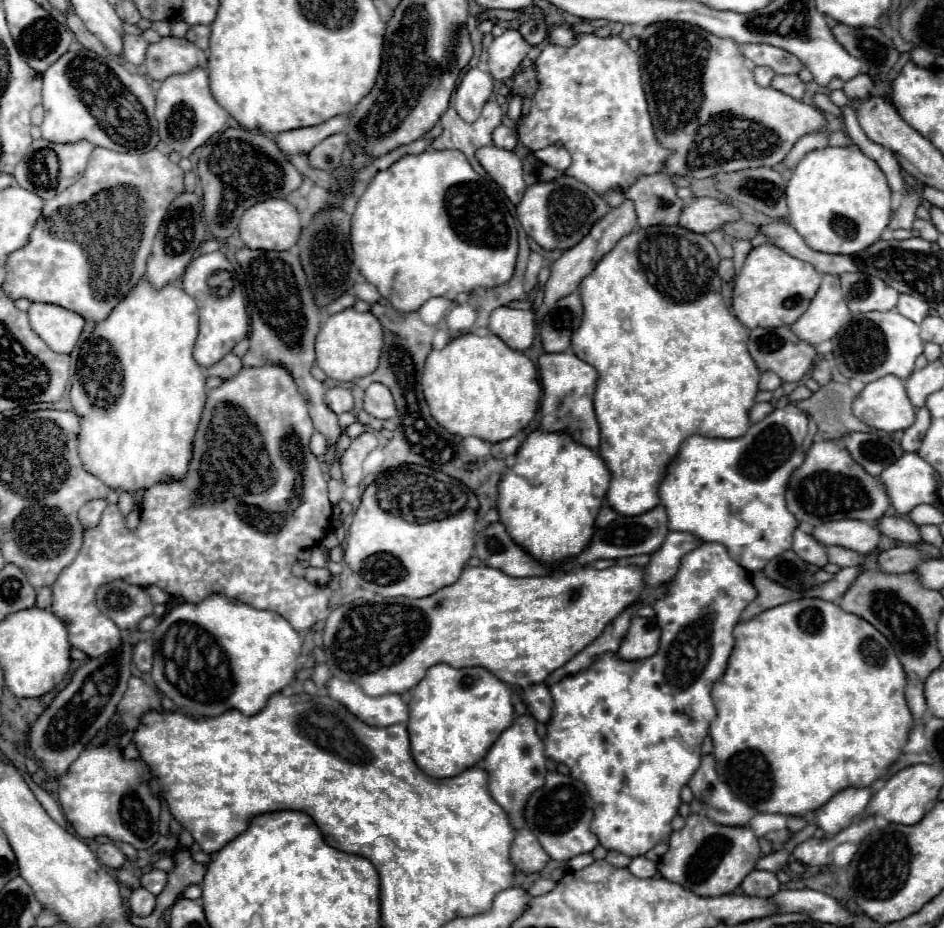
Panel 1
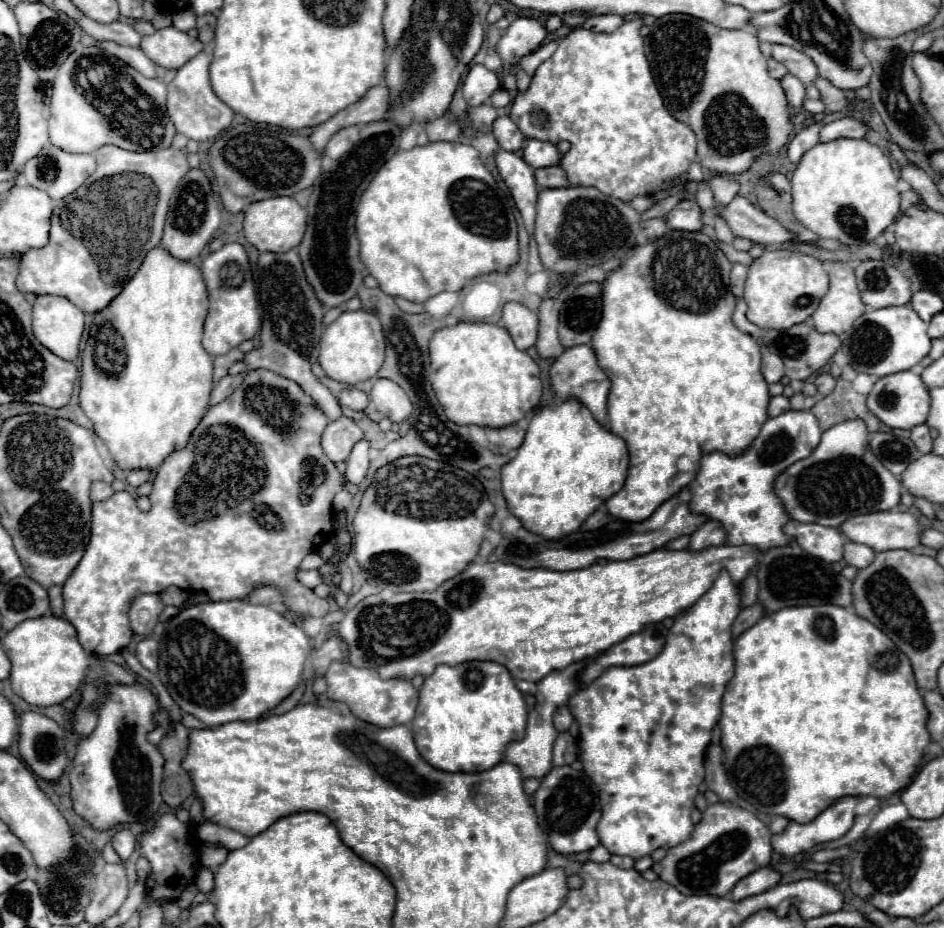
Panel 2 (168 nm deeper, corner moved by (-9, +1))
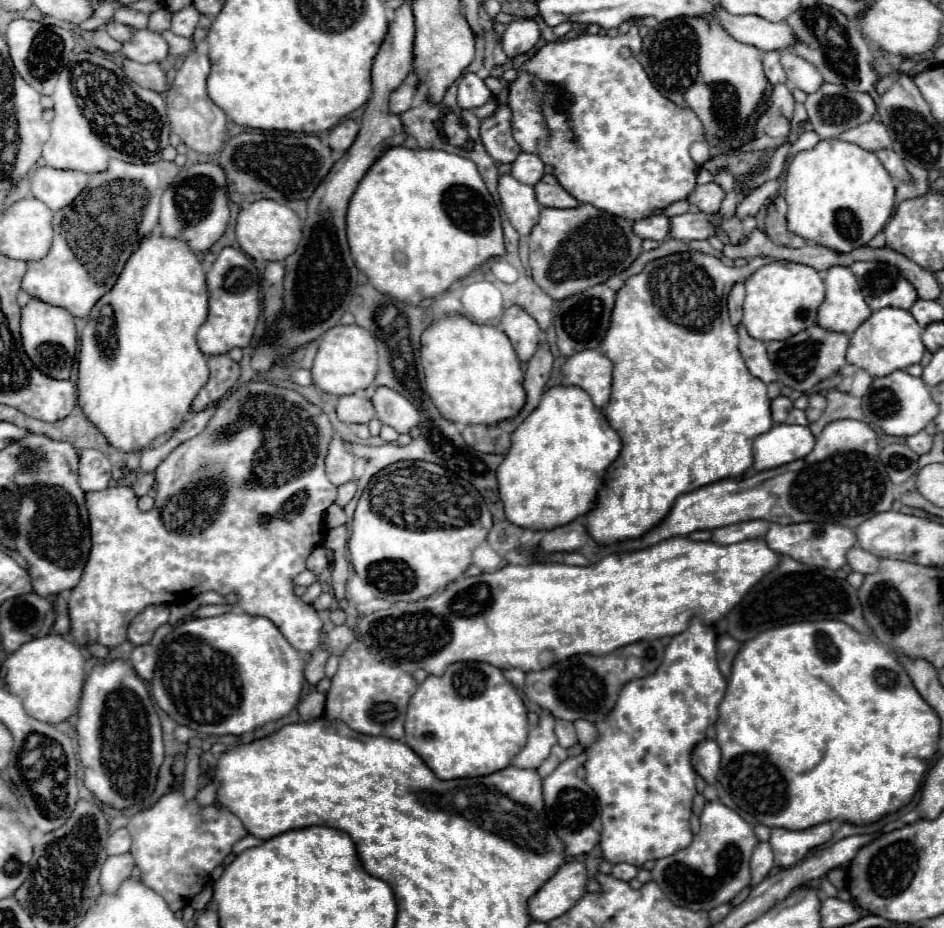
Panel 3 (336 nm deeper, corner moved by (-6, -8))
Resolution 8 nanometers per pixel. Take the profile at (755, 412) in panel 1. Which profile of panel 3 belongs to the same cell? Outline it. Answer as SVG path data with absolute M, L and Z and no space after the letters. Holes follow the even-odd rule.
M782 395L776 397L772 401L772 419L774 419L774 423L784 423L790 409L792 409L792 401L788 397L782 397Z

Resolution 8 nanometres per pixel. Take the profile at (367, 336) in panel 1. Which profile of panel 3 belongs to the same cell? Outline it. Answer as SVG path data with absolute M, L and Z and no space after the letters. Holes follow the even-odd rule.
M336 325L320 337L320 347L314 359L314 385L330 395L350 395L372 385L376 377L376 339L360 325Z

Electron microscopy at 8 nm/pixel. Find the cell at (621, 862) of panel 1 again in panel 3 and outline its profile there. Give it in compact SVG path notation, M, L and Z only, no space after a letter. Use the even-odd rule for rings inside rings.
M618 863L618 865L612 867L612 875L614 875L616 879L622 879L622 881L634 879L636 873L638 873L638 867L634 867L634 865L630 865L630 863Z

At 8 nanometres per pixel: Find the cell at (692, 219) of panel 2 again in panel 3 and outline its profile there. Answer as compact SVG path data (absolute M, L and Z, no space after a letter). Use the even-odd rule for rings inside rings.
M650 215L634 223L634 233L642 239L664 241L670 235L670 217L666 215Z

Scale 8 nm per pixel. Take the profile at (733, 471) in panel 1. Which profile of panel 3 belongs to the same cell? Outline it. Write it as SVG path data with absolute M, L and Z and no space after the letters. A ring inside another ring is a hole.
M774 425L768 433L762 433L754 439L754 465L750 469L750 473L762 473L762 471L770 471L776 467L782 467L786 463L798 461L802 457L806 457L812 449L814 449L814 435L810 433L808 427L804 425Z

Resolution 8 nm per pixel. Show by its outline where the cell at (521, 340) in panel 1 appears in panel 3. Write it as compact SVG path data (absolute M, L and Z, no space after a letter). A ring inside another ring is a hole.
M522 307L506 309L500 329L512 341L512 347L520 361L528 361L534 355L534 351L540 343L542 331L540 331L538 323Z

